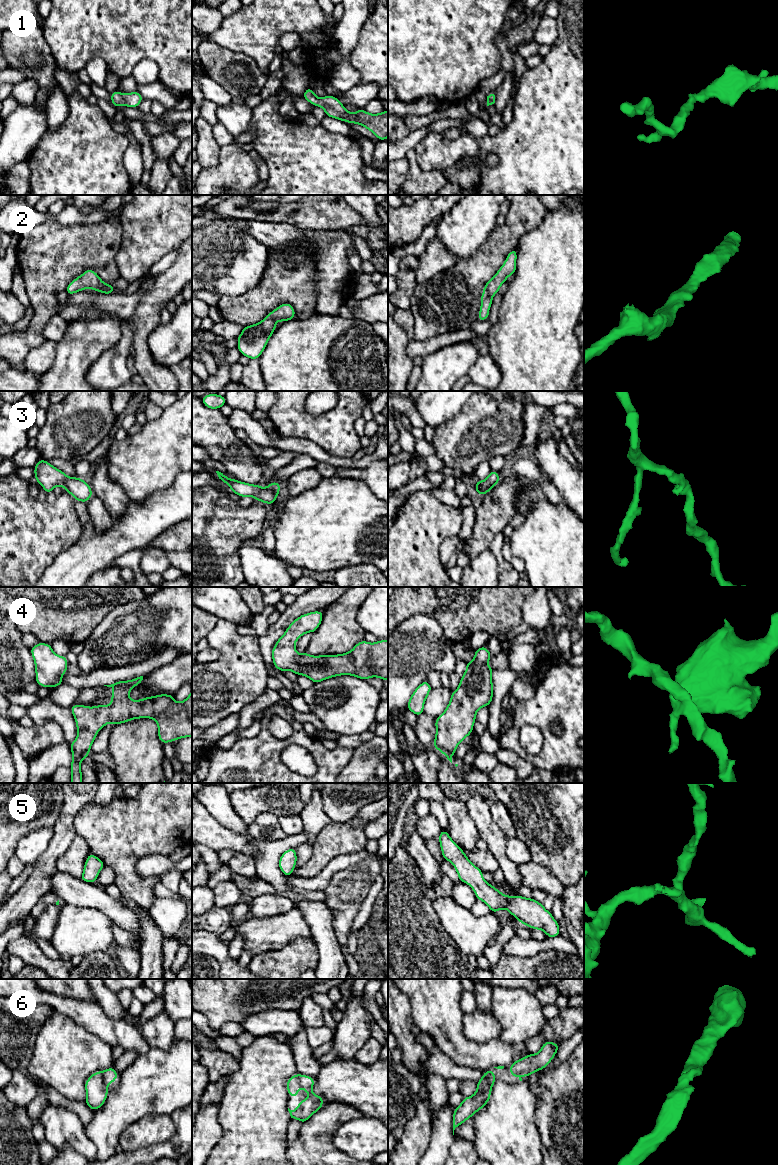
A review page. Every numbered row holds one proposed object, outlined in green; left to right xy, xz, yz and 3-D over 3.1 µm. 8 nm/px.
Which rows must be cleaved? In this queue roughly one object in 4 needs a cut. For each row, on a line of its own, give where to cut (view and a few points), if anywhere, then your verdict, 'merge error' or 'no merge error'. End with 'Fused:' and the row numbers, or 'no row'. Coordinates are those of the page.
1: cut none; no merge error
2: cut none; no merge error
3: cut none; no merge error
4: cut none; no merge error
5: cut none; no merge error
6: cut none; no merge error
Fused: no row

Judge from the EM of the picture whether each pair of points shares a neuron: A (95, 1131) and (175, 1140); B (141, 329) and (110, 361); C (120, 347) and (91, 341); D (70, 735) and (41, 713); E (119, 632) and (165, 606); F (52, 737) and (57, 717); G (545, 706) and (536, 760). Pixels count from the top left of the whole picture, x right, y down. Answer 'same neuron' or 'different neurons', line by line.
A: different neurons
B: different neurons
C: different neurons
D: same neuron
E: same neuron
F: different neurons
G: same neuron

